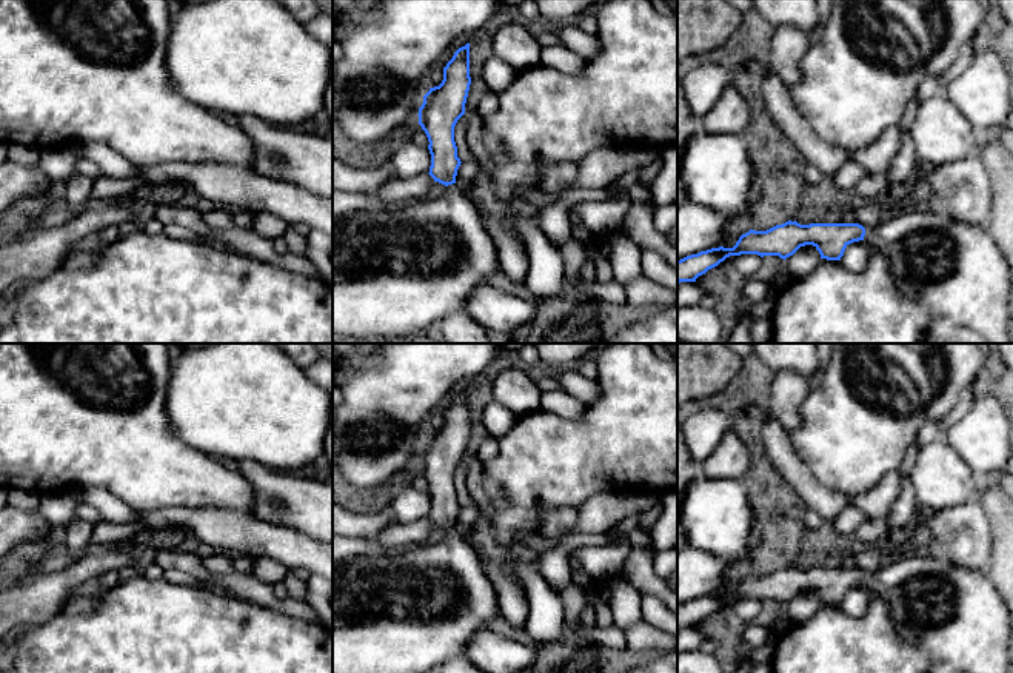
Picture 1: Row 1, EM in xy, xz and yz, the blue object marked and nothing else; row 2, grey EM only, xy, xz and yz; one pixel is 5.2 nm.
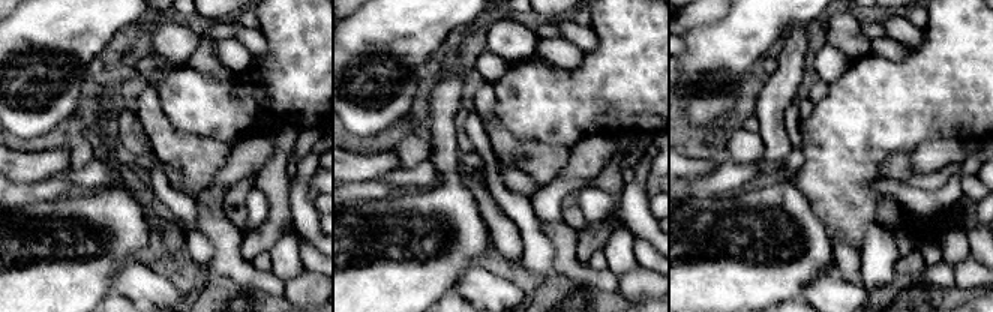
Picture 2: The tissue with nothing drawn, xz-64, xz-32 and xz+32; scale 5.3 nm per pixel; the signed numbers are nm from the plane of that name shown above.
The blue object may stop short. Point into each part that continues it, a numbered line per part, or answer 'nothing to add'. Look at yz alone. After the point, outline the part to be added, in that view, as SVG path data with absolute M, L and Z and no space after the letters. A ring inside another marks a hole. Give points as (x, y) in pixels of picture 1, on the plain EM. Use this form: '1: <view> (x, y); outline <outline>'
1: yz (956, 615); outline M934 551L904 556L878 571L865 573L864 585L879 594L896 630L931 659L964 673L1010 673L1008 605L985 571L954 565Z

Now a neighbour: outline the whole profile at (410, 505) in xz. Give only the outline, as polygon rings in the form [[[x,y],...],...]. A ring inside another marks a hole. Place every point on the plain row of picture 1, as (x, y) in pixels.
[[[410,485],[393,501],[389,511],[402,522],[426,519],[431,511],[430,494]]]

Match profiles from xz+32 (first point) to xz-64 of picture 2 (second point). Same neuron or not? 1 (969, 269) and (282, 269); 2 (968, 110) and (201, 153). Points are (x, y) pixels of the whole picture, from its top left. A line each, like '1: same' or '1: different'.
1: different
2: different

